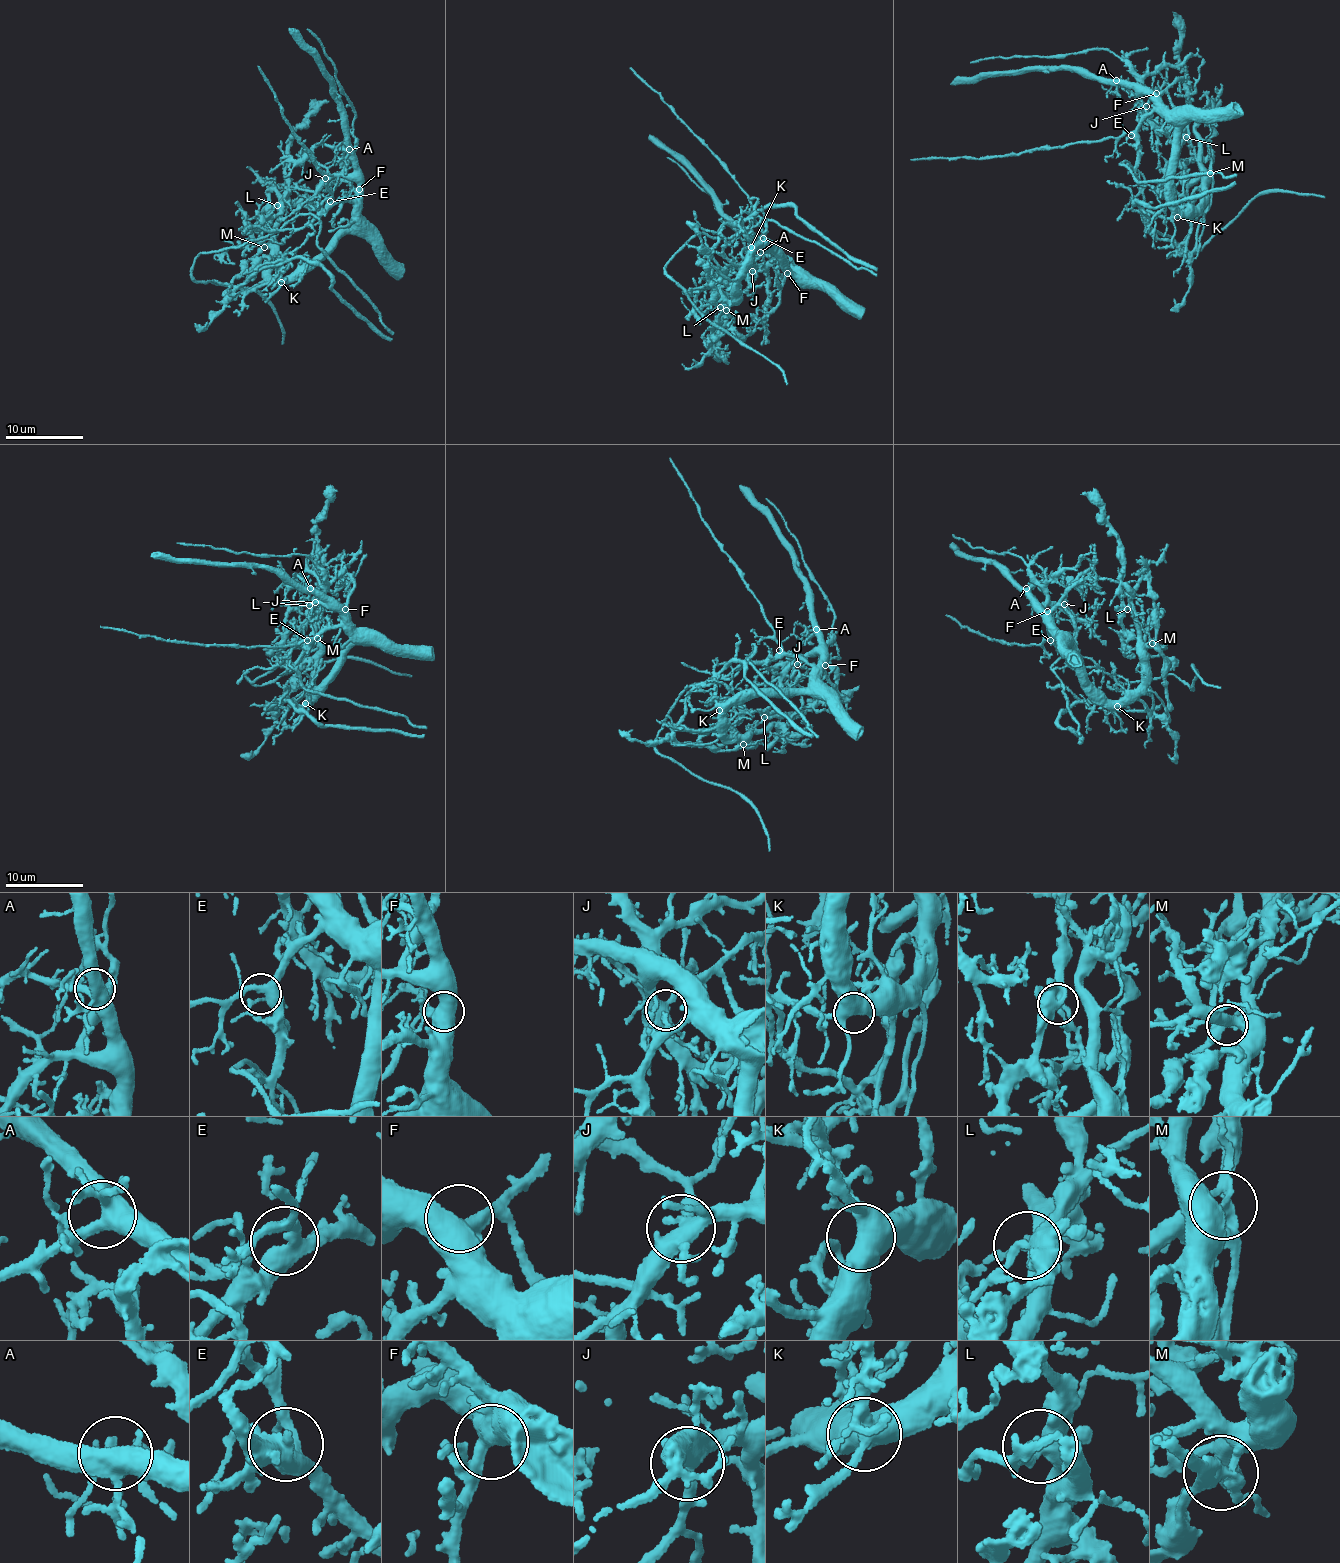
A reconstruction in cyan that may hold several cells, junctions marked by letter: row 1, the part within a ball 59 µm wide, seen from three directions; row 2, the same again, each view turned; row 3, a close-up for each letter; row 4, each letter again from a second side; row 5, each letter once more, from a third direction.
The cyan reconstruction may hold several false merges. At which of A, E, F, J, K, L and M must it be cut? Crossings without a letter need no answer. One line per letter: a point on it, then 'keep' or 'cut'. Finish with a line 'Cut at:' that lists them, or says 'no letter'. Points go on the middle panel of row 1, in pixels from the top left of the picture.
A: at (760, 252); keep
E: at (763, 238); keep
F: at (787, 273); keep
J: at (752, 271); keep
K: at (751, 247); keep
L: at (720, 307); cut
M: at (726, 310); cut
Cut at: L, M

